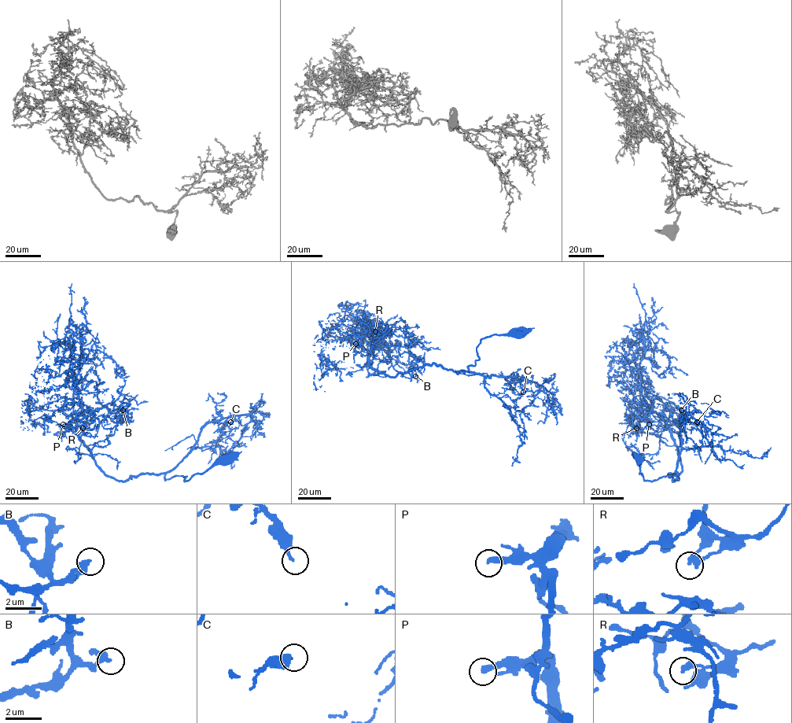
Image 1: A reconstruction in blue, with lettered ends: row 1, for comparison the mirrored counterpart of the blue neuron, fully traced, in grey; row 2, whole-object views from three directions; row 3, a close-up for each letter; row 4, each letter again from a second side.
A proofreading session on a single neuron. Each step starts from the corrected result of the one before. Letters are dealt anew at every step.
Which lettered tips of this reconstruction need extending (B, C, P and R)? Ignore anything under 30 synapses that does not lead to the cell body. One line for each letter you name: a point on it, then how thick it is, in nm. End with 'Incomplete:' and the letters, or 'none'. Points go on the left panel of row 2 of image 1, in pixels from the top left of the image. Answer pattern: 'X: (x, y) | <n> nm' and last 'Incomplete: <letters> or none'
P: (63, 424) | 360 nm
Incomplete: P

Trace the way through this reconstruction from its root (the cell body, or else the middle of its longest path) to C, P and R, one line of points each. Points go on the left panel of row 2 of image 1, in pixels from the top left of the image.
C: (223, 458), (220, 456), (189, 480), (176, 476), (164, 479), (164, 475), (189, 451), (208, 423), (230, 422)
P: (223, 458), (186, 481), (176, 476), (165, 480), (164, 474), (119, 481), (97, 463), (75, 420), (63, 424)
R: (223, 458), (186, 481), (165, 480), (164, 474), (119, 481), (79, 439), (82, 410), (82, 428)

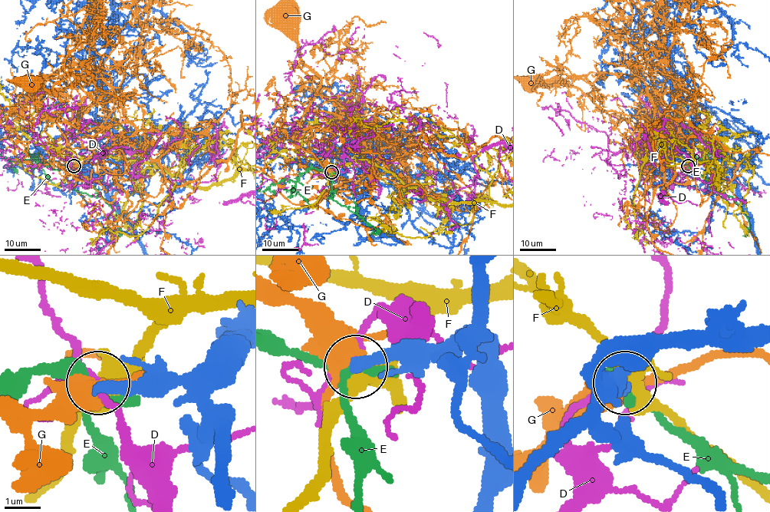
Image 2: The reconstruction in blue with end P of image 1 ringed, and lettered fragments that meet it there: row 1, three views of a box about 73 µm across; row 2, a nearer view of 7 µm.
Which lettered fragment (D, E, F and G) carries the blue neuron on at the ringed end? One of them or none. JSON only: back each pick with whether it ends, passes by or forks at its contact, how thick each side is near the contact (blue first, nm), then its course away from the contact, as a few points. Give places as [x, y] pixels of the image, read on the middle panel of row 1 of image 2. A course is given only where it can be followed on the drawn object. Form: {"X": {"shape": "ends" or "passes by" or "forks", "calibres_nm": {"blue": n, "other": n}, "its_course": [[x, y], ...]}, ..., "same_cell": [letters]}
{"E": {"shape": "forks", "calibres_nm": {"blue": 400, "other": 240}, "its_course": [[332, 172], [330, 196], [373, 227], [375, 232], [376, 230], [373, 226]]}, "same_cell": ["E"]}

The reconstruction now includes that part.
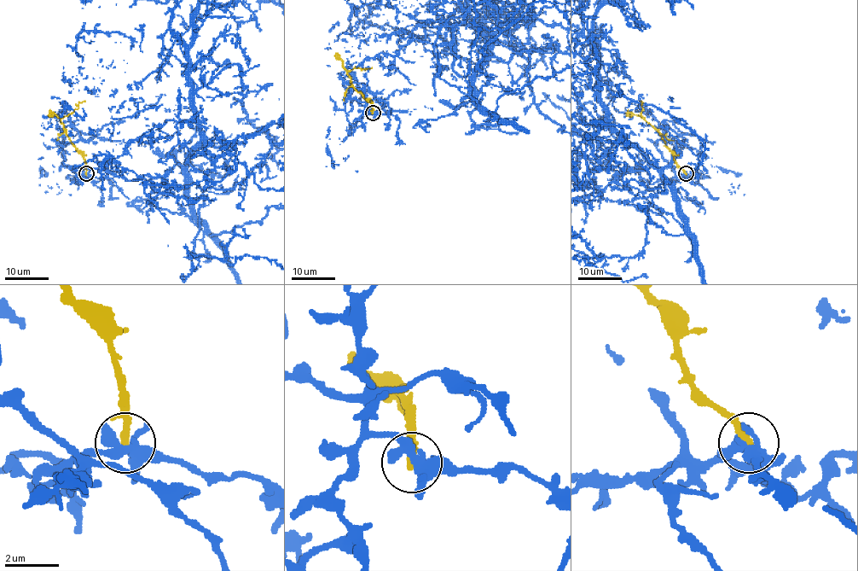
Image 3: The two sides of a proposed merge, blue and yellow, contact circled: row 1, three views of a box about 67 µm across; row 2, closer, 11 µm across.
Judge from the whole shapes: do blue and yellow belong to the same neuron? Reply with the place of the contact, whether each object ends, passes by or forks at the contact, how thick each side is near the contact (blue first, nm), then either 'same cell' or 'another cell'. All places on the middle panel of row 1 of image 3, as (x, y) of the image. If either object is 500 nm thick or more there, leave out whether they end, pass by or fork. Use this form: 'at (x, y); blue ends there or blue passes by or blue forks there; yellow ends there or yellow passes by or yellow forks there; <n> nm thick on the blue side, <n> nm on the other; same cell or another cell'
at (373, 113); blue forks there; yellow ends there; 380 nm thick on the blue side, 320 nm on the other; another cell

